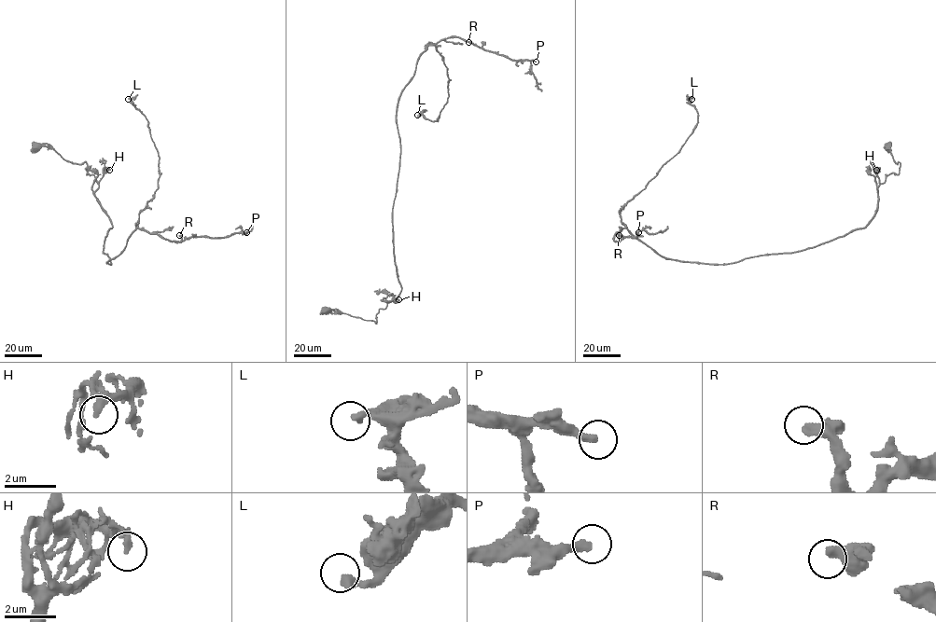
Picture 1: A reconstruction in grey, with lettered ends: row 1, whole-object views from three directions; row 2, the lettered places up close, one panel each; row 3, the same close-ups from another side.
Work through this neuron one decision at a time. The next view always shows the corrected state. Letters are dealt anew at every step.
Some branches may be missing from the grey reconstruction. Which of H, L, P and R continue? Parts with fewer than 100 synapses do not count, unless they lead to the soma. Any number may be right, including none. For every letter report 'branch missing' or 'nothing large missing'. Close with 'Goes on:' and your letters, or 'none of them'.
H: nothing large missing
L: nothing large missing
P: branch missing
R: nothing large missing
Goes on: P

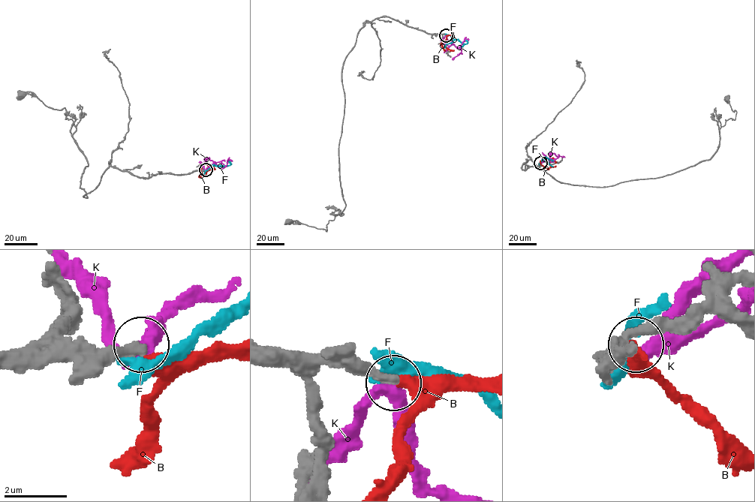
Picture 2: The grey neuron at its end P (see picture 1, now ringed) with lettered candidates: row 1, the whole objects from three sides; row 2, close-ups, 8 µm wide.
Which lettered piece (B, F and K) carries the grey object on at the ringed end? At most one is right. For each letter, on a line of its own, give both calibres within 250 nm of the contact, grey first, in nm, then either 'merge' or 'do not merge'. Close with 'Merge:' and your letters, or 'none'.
B: 320 nm thick on the grey side, 480 nm on the other; do not merge
F: 480 nm thick on the grey side, 360 nm on the other; do not merge
K: 360 nm thick on the grey side, 360 nm on the other; do not merge
Merge: none

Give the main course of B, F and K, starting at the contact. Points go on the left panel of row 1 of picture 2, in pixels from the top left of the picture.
B: (206, 169), (206, 174), (199, 176), (200, 166), (203, 164), (215, 169)
F: (205, 169), (213, 165), (230, 165), (227, 160)
K: (206, 169), (212, 165), (221, 168), (224, 166), (221, 161), (213, 163)

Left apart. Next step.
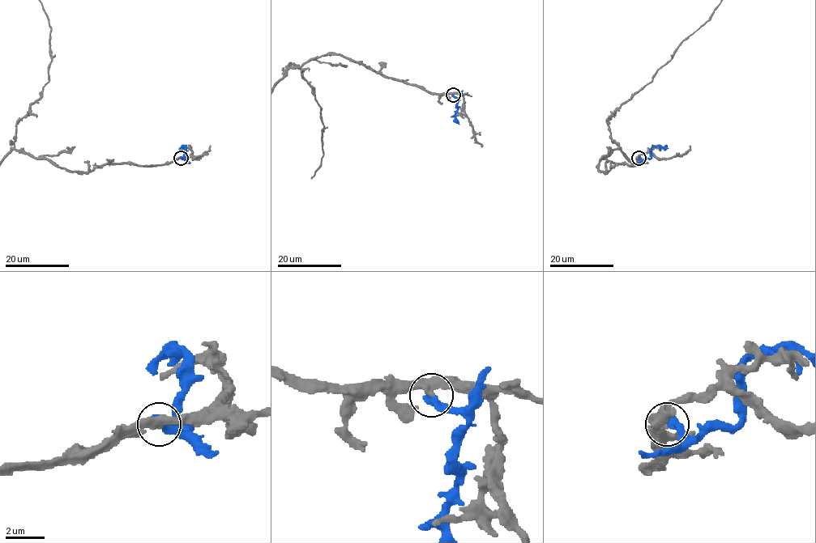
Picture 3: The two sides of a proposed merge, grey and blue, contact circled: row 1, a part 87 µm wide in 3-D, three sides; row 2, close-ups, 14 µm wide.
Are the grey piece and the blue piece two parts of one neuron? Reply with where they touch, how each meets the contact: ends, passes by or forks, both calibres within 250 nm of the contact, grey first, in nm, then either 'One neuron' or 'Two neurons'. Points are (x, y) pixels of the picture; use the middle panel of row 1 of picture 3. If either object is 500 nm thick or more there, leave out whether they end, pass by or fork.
Place: (453, 95). Thickness 360 nm (grey) against 500 nm. Two neurons

